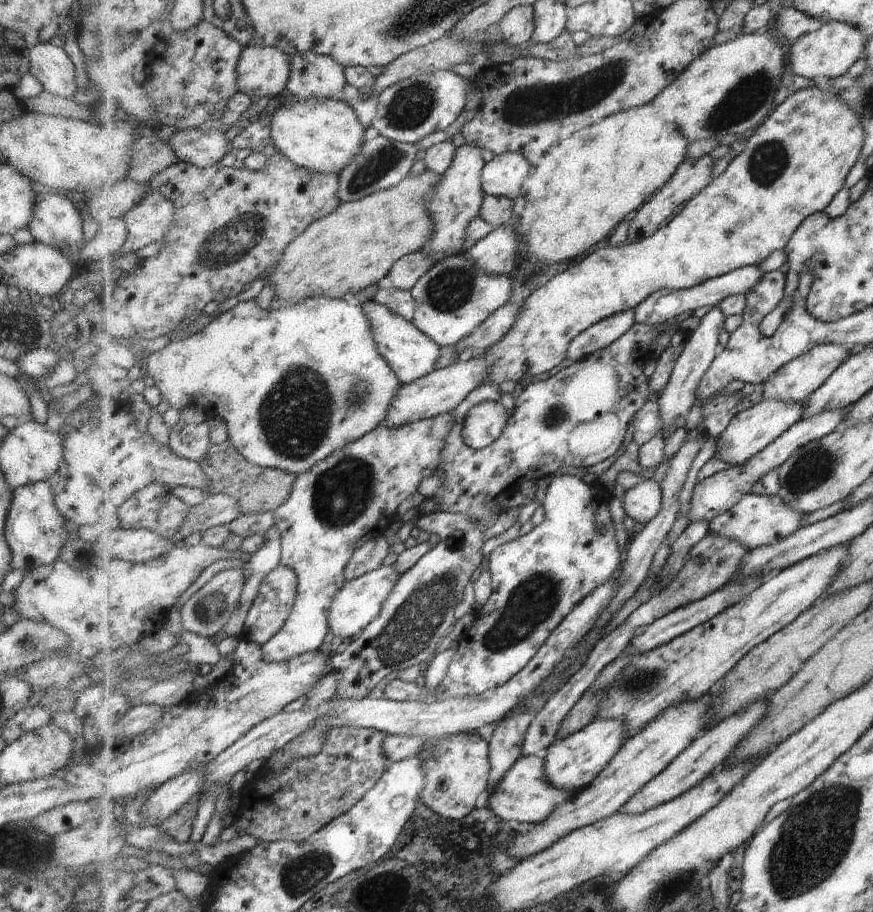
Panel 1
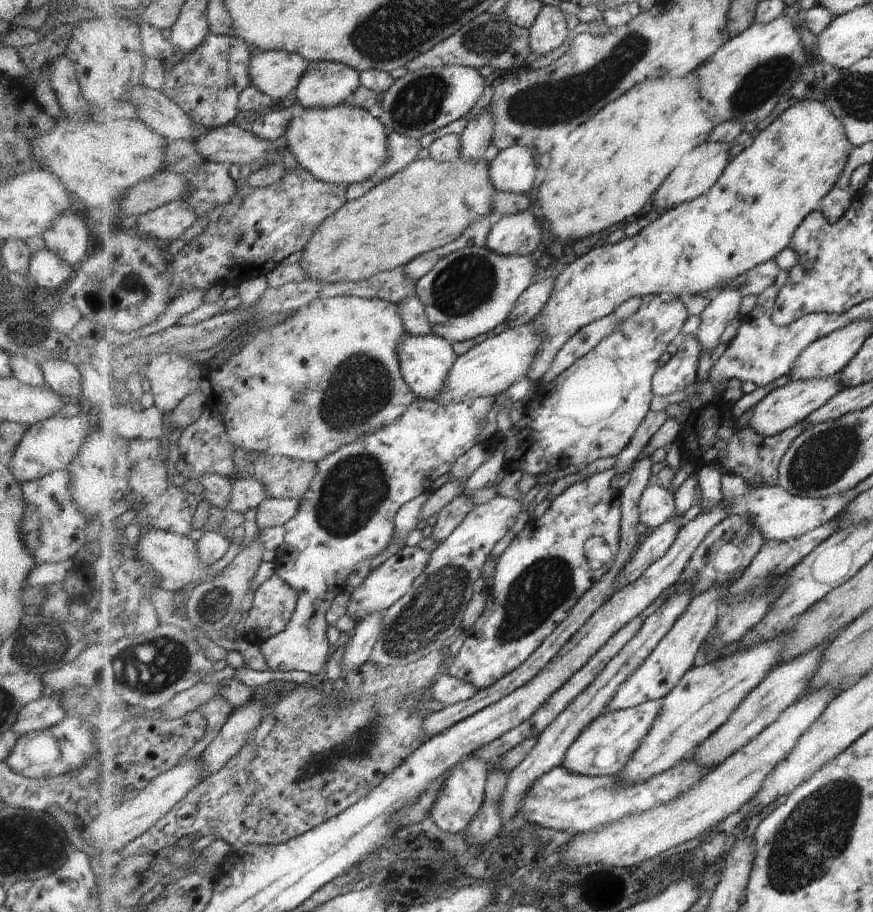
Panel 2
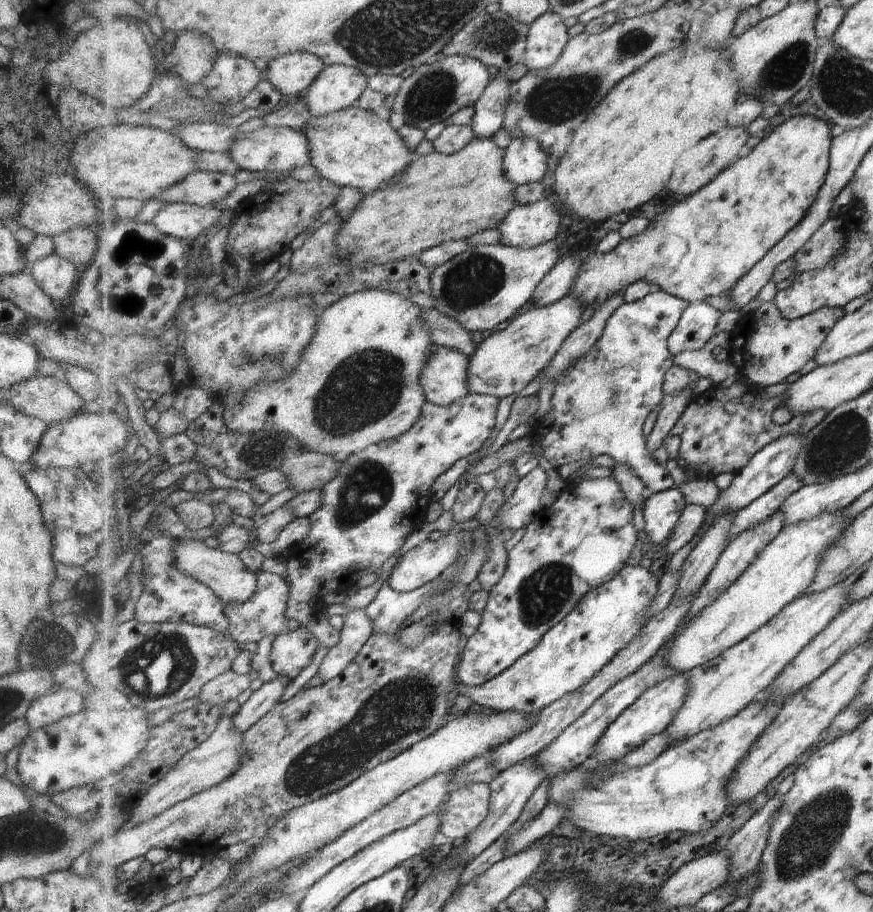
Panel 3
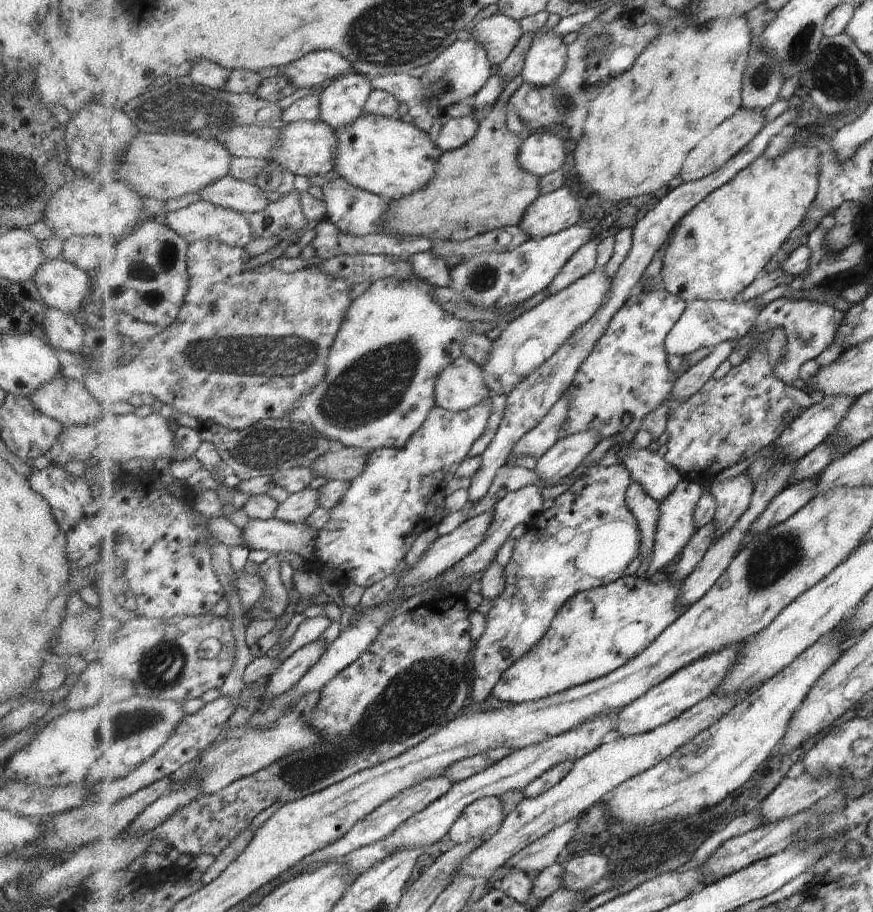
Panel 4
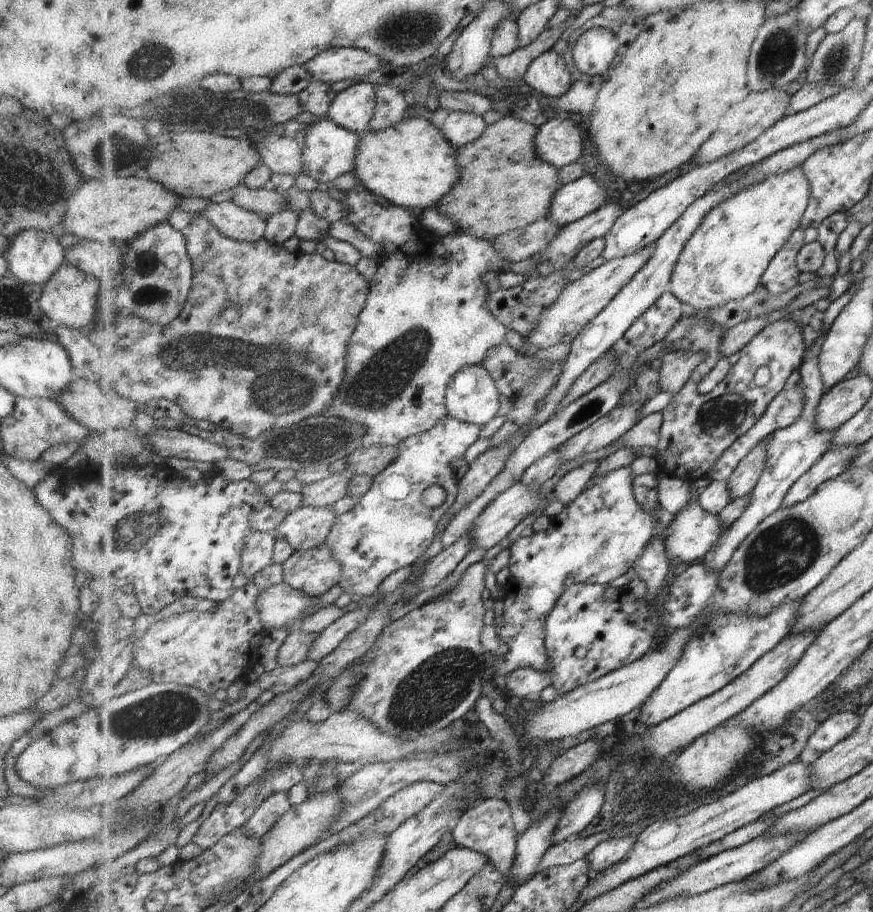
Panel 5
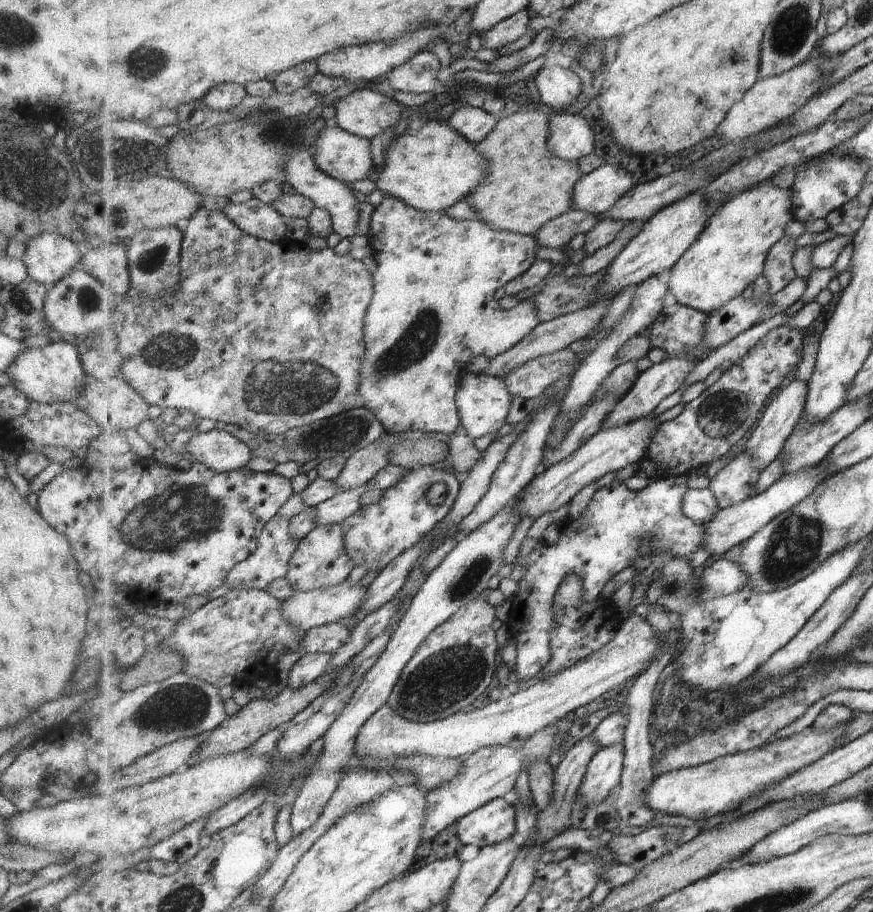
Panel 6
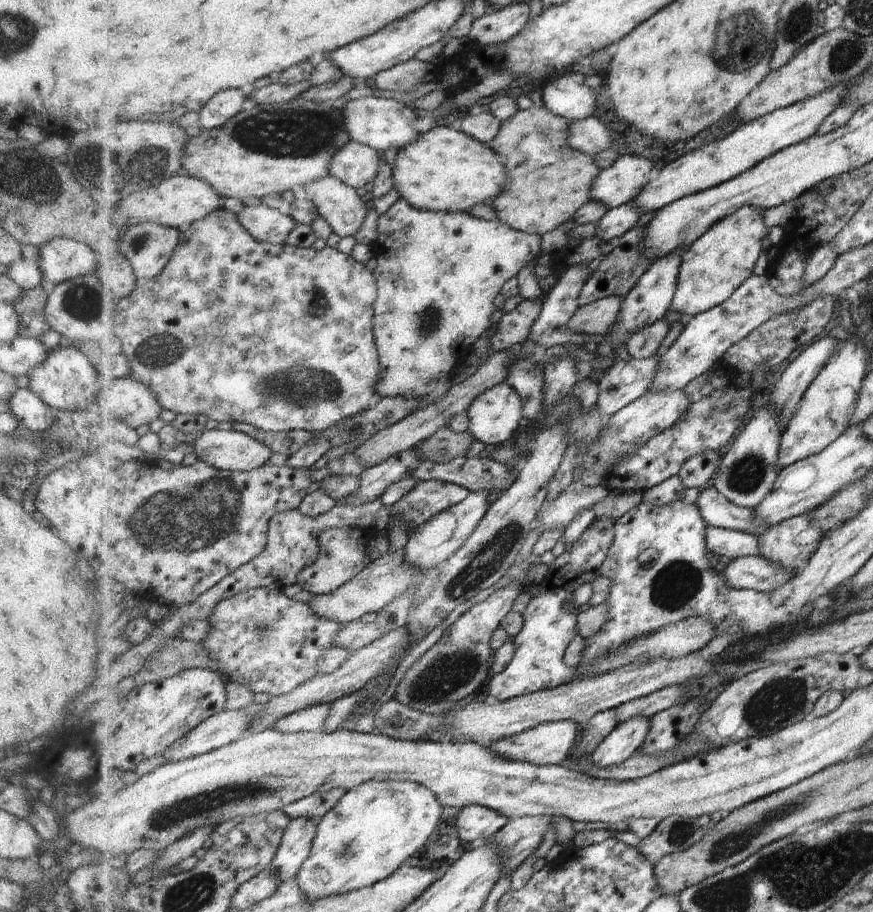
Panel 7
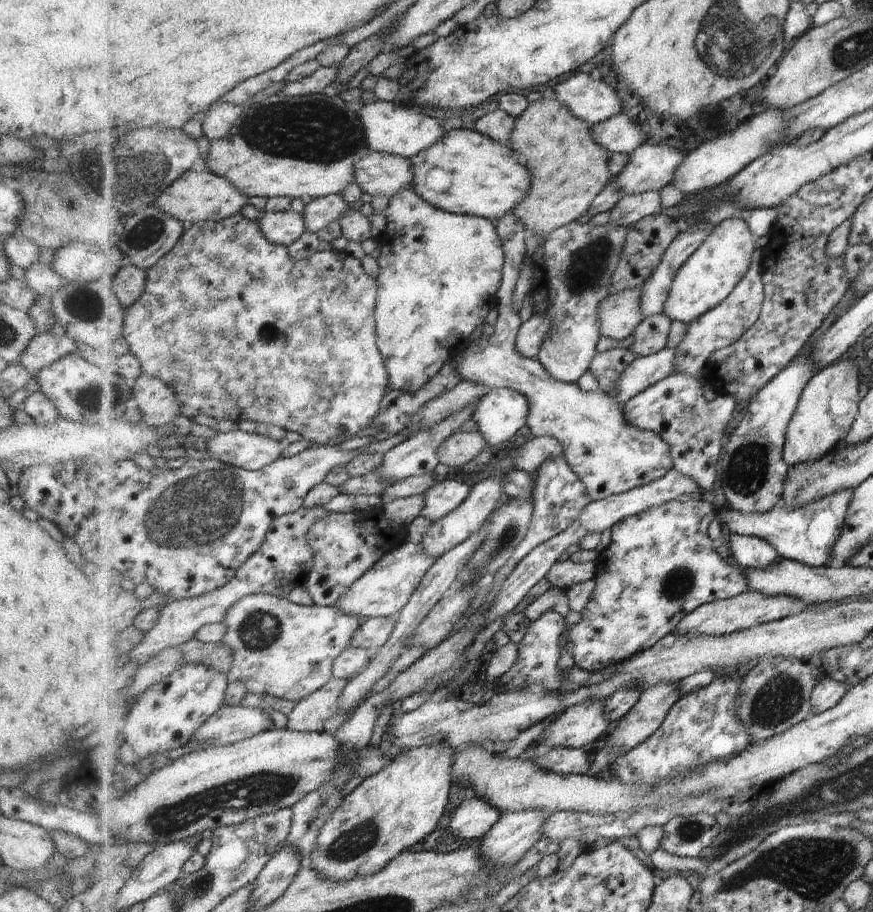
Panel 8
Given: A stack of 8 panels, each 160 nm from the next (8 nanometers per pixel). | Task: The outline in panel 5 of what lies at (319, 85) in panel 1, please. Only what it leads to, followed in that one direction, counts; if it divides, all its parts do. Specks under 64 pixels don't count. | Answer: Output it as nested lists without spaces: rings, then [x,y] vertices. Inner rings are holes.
[[[354,82],[339,91],[332,100],[327,116],[351,132],[365,134],[376,111],[376,86],[373,83]]]

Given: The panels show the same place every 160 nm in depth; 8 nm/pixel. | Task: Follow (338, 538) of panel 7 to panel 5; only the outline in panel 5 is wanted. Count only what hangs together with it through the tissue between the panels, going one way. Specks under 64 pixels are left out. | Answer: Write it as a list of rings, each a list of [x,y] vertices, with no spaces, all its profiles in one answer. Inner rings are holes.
[[[327,541],[306,551],[295,551],[283,566],[284,581],[312,597],[329,592],[344,579],[343,567],[333,558]]]

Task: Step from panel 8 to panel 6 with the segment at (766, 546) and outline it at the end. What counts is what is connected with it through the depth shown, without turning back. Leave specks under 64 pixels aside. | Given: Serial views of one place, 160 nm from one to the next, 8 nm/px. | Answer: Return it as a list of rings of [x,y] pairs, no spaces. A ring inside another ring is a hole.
[[[687,475],[680,477],[669,477],[651,483],[647,488],[630,489],[625,481],[613,480],[609,485],[601,487],[591,499],[589,506],[576,519],[569,516],[564,519],[563,526],[559,531],[559,540],[555,544],[546,545],[541,539],[526,538],[520,545],[520,551],[515,564],[521,564],[528,568],[527,573],[518,582],[519,592],[510,598],[511,607],[508,626],[512,632],[512,639],[516,643],[516,665],[514,674],[519,679],[526,681],[537,677],[551,662],[553,658],[553,628],[555,628],[555,598],[559,592],[560,584],[569,576],[579,576],[585,588],[583,602],[595,602],[599,599],[601,590],[611,579],[618,579],[619,572],[633,564],[641,554],[649,552],[673,552],[675,556],[689,556],[697,550],[703,549],[703,524],[691,520],[682,509],[682,500],[689,486],[687,486]]]

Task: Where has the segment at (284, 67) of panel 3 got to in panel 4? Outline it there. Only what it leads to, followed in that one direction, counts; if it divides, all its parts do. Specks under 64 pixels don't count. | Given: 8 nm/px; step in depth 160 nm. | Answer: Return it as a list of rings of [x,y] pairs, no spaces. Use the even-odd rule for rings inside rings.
[[[324,50],[306,54],[305,56],[290,62],[284,68],[284,75],[292,81],[297,88],[311,88],[314,90],[319,84],[326,86],[337,79],[338,76],[351,71],[355,71],[355,67],[345,57],[342,57],[339,53]]]

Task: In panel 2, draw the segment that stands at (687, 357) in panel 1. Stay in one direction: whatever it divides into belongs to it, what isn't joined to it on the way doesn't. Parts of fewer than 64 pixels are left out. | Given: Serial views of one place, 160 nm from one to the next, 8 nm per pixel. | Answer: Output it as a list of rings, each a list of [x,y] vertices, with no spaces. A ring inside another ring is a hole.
[[[740,287],[723,288],[701,312],[702,323],[696,337],[702,350],[715,350],[721,342],[721,334],[727,331],[727,324],[740,316]]]

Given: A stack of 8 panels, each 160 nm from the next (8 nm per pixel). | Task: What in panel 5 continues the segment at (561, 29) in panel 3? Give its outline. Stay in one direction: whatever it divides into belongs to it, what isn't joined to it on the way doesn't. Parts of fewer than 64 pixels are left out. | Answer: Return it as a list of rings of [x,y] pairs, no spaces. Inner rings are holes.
[[[551,49],[531,63],[523,81],[547,97],[557,98],[572,87],[573,78],[561,53]]]

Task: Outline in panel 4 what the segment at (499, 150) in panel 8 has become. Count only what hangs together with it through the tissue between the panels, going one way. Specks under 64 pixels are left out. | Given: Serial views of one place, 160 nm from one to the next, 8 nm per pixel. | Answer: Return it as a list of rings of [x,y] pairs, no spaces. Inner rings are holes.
[[[363,113],[353,124],[335,131],[340,142],[334,170],[353,186],[387,197],[390,202],[413,194],[433,179],[436,175],[436,162],[443,153],[436,143],[431,142],[429,133],[417,125],[383,115]]]

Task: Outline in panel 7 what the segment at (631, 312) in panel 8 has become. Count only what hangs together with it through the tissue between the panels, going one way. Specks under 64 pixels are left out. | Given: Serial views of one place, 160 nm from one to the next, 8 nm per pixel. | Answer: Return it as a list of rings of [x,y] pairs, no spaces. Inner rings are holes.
[[[613,295],[580,306],[571,317],[569,328],[576,333],[605,337],[612,332],[623,303],[623,297]]]

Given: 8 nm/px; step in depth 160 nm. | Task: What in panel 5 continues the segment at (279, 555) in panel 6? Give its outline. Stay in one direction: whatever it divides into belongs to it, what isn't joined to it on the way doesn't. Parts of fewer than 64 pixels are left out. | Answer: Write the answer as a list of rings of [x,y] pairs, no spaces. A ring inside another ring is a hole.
[[[253,531],[246,540],[242,552],[241,574],[254,582],[254,576],[274,562],[274,548],[277,536],[270,531]]]

